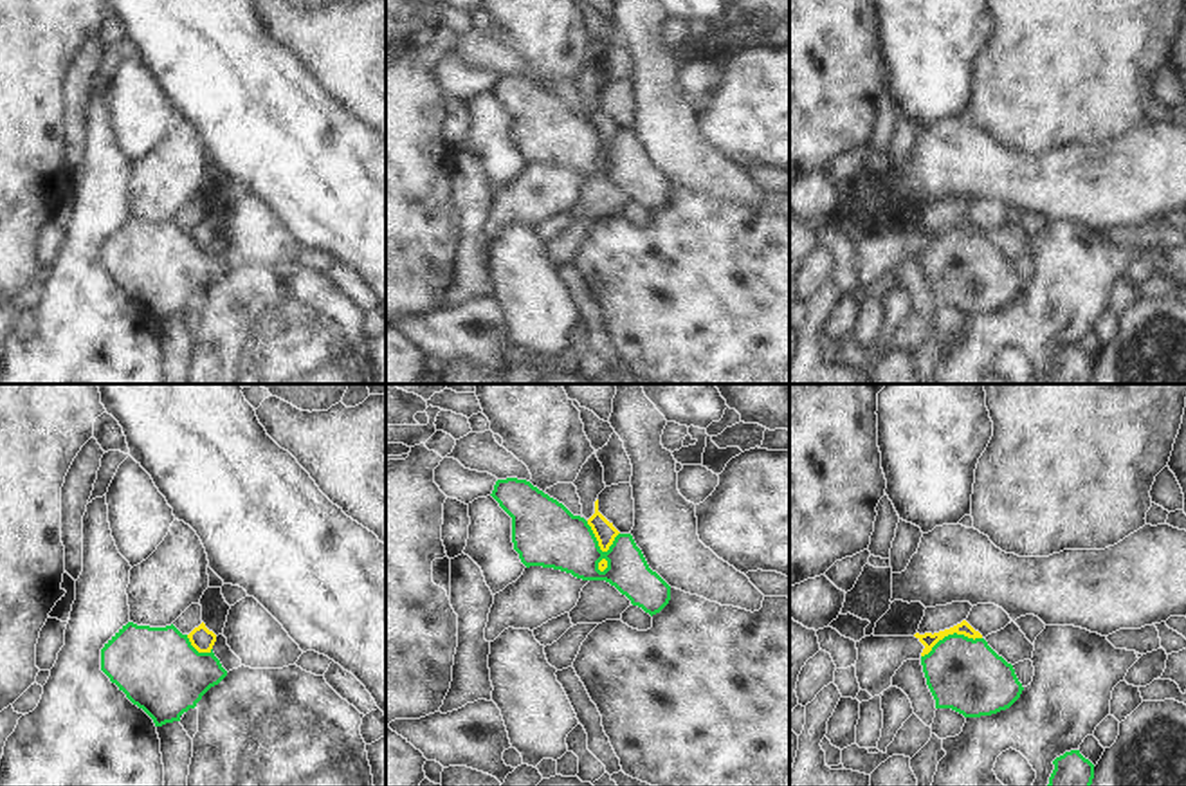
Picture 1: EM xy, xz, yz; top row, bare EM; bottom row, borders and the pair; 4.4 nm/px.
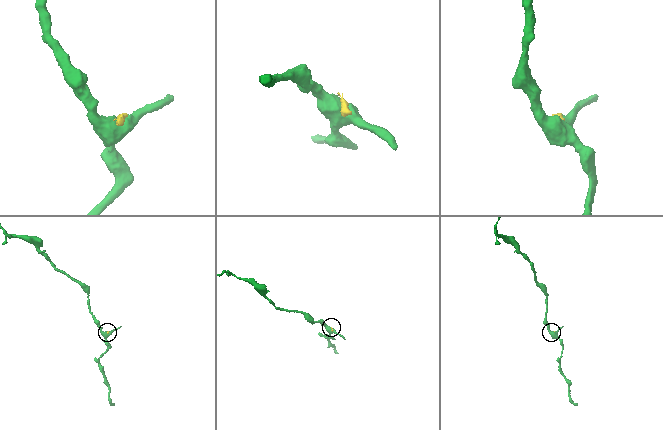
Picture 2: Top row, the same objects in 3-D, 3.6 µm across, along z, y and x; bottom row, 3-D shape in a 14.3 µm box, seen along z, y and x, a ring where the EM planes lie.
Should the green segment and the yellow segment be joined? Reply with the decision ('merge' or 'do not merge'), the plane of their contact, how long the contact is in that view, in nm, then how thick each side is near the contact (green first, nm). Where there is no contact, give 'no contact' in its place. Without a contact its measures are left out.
do not merge | yz | 280 nm | 320/70 nm

